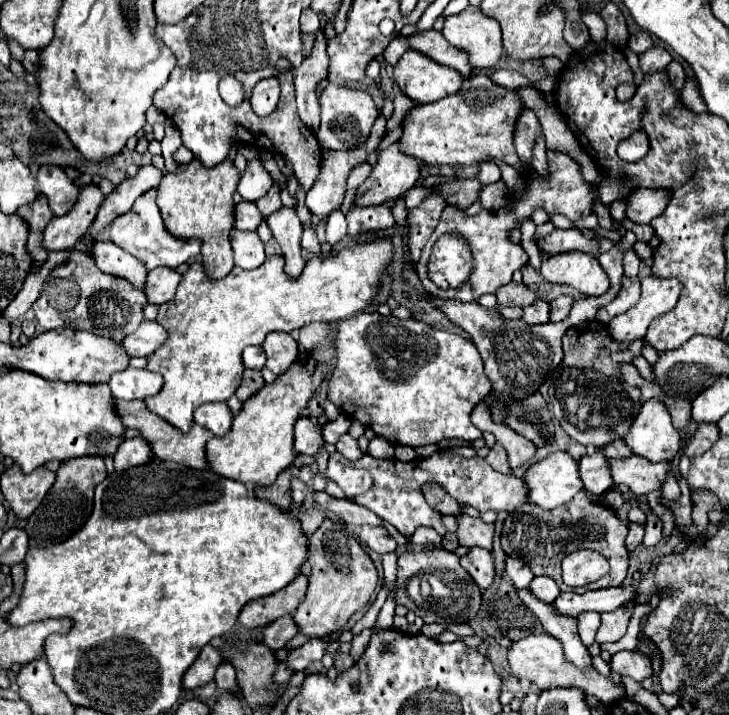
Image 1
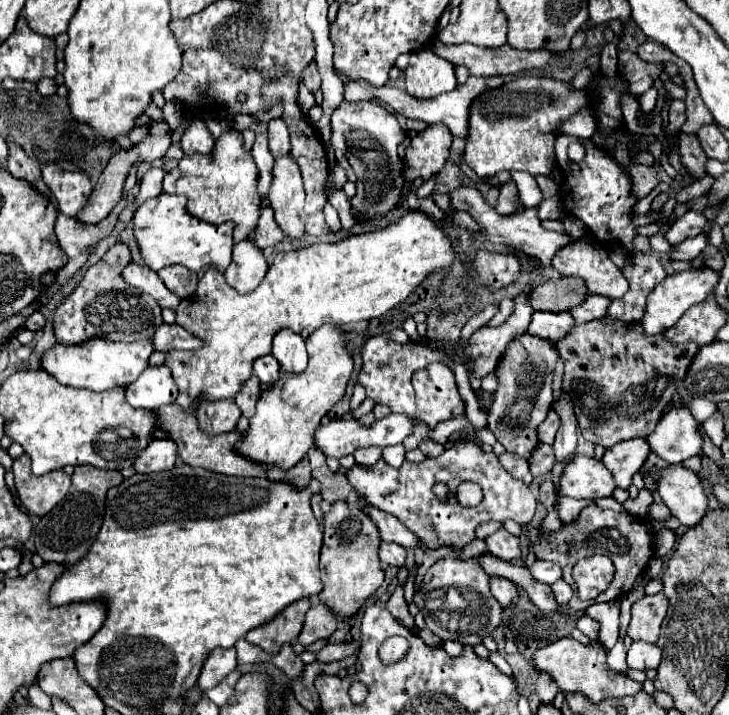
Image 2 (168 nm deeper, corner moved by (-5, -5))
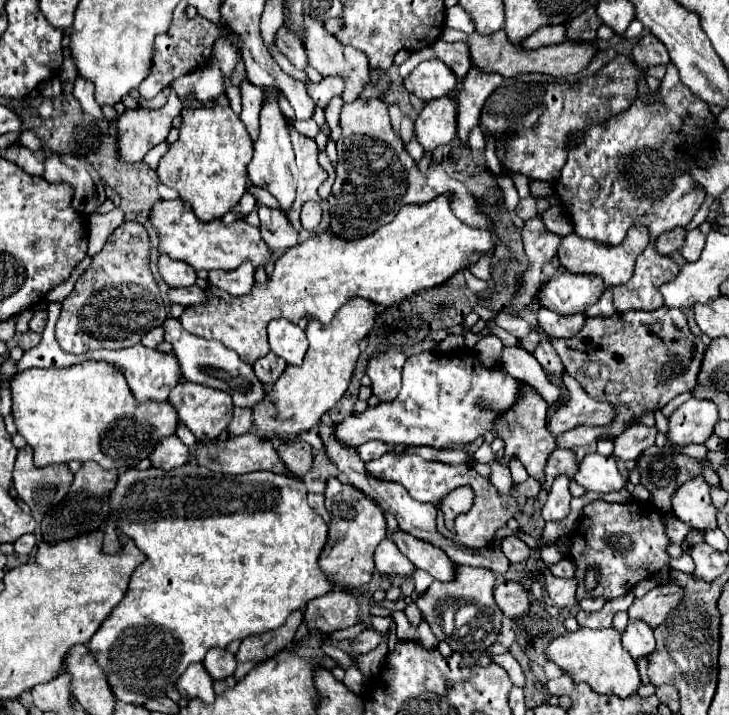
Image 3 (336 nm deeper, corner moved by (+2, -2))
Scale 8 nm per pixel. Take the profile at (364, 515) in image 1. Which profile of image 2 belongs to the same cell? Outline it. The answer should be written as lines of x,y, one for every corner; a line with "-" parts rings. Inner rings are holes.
363,507
363,513
377,525
379,529
379,535
383,541
389,541
389,543
399,543
403,547
417,547
421,545
419,539
407,531
405,525
401,525
399,519
395,519
393,515
381,511
381,509
375,509
375,507

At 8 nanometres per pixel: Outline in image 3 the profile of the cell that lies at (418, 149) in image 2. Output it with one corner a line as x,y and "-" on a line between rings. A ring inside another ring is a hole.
450,94
426,102
416,120
416,138
426,152
440,144
450,144
456,138
456,116
458,106

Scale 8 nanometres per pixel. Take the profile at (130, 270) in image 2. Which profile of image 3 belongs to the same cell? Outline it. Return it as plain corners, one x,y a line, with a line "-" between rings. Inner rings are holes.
194,284
194,286
188,286
188,288
172,288
170,290
170,300
174,304
194,306
194,304
206,304
208,302
208,294

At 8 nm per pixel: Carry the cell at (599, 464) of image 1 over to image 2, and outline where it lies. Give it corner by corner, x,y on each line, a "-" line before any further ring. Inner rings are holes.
633,439
609,447
601,461
611,471
615,487
627,489
631,485
631,477
639,471
647,455
649,455
649,445
645,443
645,439

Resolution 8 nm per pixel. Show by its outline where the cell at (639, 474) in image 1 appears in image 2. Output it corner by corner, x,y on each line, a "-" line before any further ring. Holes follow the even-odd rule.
669,465
659,471
657,493
685,527
697,525
709,505
699,477
683,465

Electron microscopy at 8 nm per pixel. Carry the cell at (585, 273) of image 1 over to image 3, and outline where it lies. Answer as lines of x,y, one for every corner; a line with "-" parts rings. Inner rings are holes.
642,224
632,226
626,232
626,238
622,240
622,244
618,244
618,246
608,246
608,244
600,244
596,240
580,238
576,232
572,232
572,234
564,236
562,248
558,250
558,260
566,270
570,270
574,274
598,274
606,280
606,286
618,286
618,284
626,284
632,278
636,258
648,246
648,242
650,242
650,232

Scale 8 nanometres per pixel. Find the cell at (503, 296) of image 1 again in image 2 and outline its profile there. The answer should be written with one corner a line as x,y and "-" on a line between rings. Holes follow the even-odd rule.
563,277
561,281
549,281
541,287
535,287
527,301
535,311
567,311
581,303
585,293
587,287
581,283
581,279

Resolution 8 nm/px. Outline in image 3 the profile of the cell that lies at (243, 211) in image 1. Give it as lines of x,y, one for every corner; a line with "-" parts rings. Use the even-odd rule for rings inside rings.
260,206
258,216
260,216
260,222
262,222
260,224
262,238
266,240
266,244
272,250
286,252
286,250
290,250
292,246
298,244
298,232
288,222
286,212
280,212
280,210
268,208
268,206

